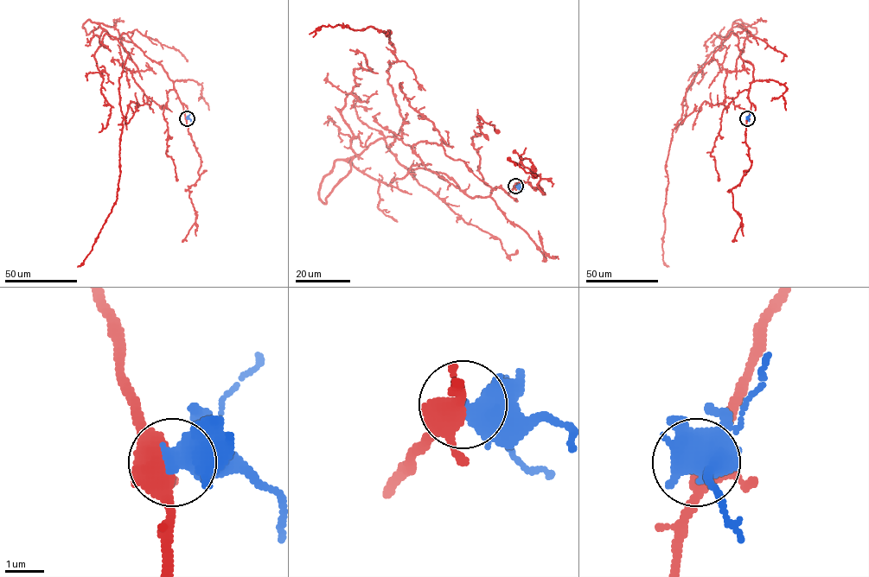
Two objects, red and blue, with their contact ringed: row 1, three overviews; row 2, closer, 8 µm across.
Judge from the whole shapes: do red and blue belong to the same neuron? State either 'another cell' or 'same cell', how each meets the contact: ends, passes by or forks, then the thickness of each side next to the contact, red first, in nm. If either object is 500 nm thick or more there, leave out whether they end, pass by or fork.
another cell | 440/650 nm

